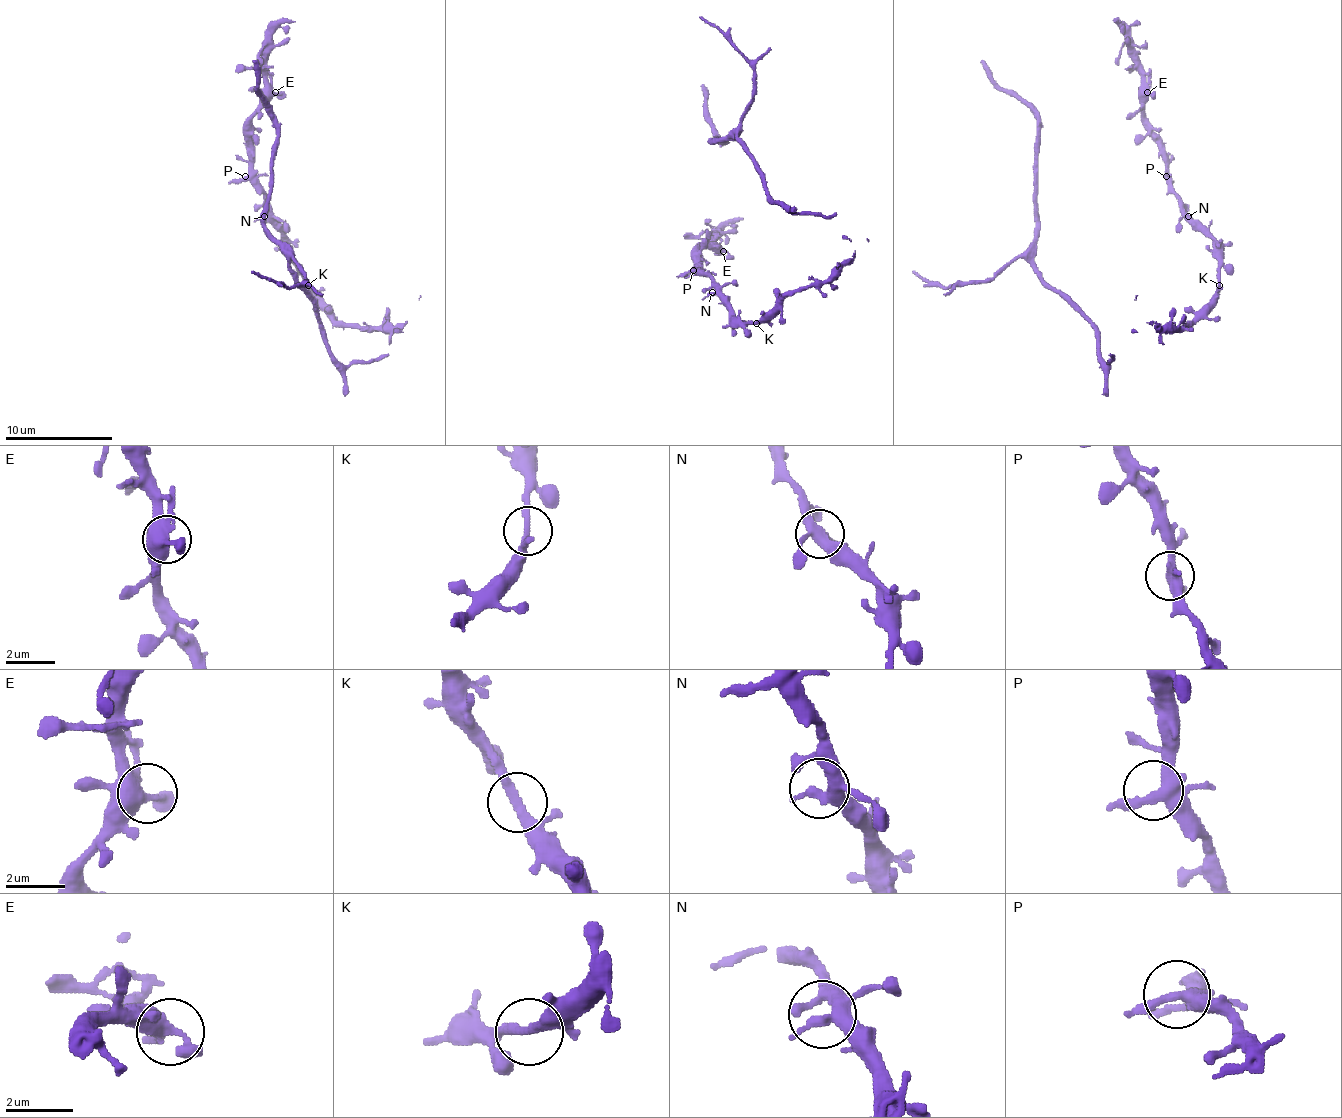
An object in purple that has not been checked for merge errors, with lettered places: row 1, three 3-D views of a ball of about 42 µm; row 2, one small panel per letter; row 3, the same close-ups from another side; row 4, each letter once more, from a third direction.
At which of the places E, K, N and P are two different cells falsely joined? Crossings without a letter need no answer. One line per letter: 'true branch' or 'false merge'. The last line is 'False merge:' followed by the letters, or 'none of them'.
E: true branch
K: true branch
N: true branch
P: true branch
False merge: none of them

